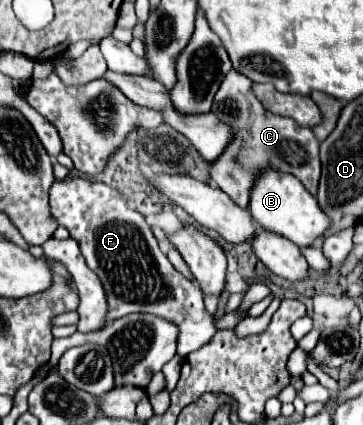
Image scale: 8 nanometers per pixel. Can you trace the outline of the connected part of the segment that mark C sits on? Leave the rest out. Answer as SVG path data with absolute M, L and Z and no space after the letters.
M230 70L230 74L224 78L220 90L214 96L212 114L216 114L222 122L232 124L238 130L234 142L226 148L226 154L214 160L214 166L210 168L212 180L232 198L232 202L236 202L240 208L248 208L250 186L254 184L254 176L258 176L258 170L262 168L274 168L294 174L304 184L304 188L312 196L316 196L320 180L320 142L314 138L308 126L300 126L292 118L274 116L264 110L264 106L252 94L250 78L238 74L236 70Z

